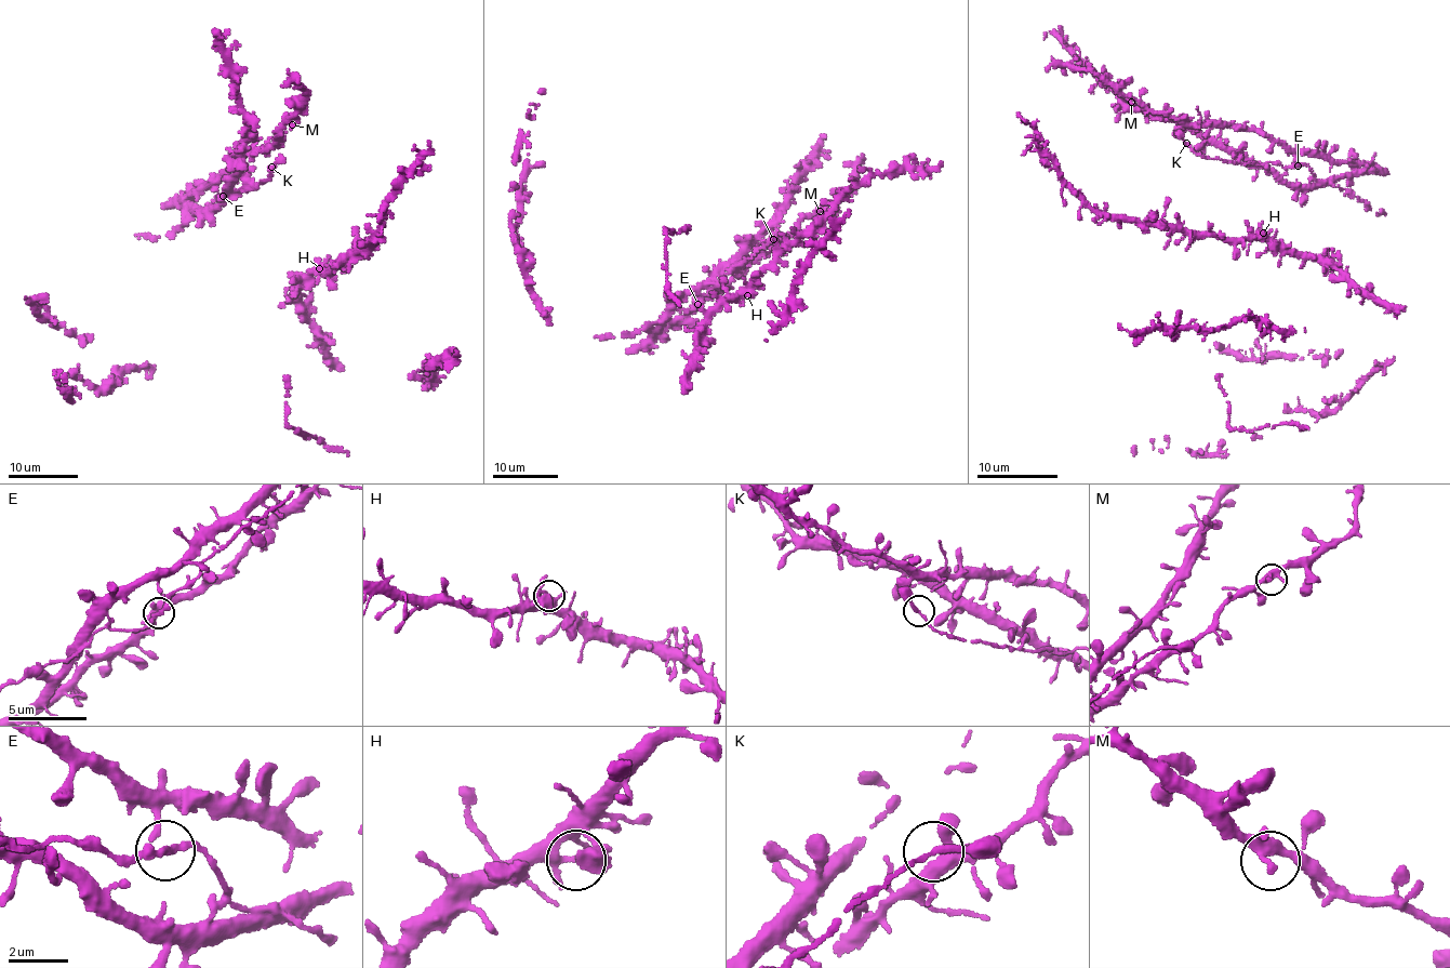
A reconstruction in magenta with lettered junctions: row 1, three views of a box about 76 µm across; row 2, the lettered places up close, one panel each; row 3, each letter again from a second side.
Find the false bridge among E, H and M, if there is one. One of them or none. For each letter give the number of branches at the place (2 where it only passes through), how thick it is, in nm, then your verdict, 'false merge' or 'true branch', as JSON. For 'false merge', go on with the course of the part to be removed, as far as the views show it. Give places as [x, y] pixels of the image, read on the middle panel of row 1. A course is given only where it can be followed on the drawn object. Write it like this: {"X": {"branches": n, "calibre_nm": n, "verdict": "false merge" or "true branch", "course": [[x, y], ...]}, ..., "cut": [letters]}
{"E": {"branches": 3, "calibre_nm": 200, "verdict": "true branch"}, "H": {"branches": 3, "calibre_nm": 200, "verdict": "true branch"}, "M": {"branches": 3, "calibre_nm": 240, "verdict": "true branch"}, "cut": []}

